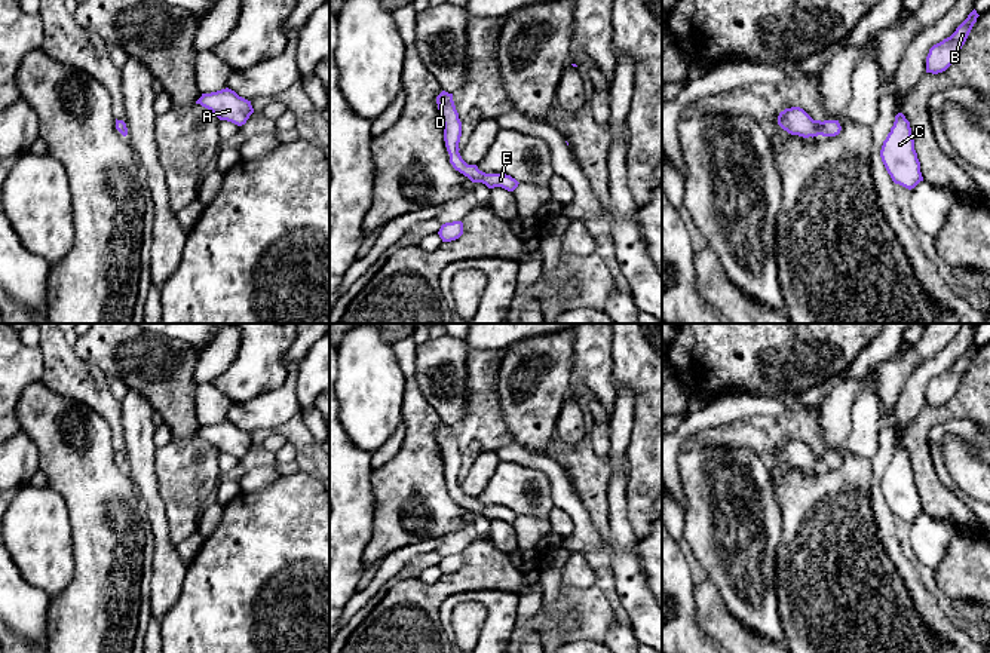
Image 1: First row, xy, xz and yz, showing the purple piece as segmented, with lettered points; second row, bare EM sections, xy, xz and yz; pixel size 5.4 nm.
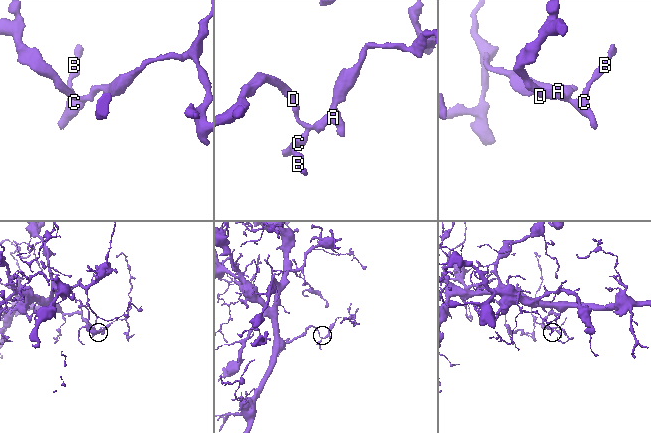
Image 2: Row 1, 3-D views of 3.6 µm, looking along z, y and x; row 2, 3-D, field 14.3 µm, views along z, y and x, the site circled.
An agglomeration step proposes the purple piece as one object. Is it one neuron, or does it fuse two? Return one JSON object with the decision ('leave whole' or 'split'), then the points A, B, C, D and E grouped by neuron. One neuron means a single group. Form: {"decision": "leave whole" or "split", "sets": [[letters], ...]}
{"decision": "leave whole", "sets": [["A", "B", "C", "D", "E"]]}

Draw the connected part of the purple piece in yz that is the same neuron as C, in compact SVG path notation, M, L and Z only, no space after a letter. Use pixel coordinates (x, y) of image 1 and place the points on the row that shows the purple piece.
M902 113L895 116L894 126L883 141L880 157L895 184L911 190L923 181L910 122Z

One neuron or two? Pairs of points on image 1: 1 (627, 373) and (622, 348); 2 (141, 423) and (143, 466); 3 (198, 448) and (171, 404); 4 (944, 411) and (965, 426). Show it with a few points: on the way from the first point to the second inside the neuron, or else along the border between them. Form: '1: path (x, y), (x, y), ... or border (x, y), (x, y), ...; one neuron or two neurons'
1: path (627, 367), (627, 353); one neuron
2: path (141, 434), (141, 456); one neuron
3: border (195, 435), (174, 438); two neurons
4: border (946, 419), (928, 431), (929, 450); two neurons

